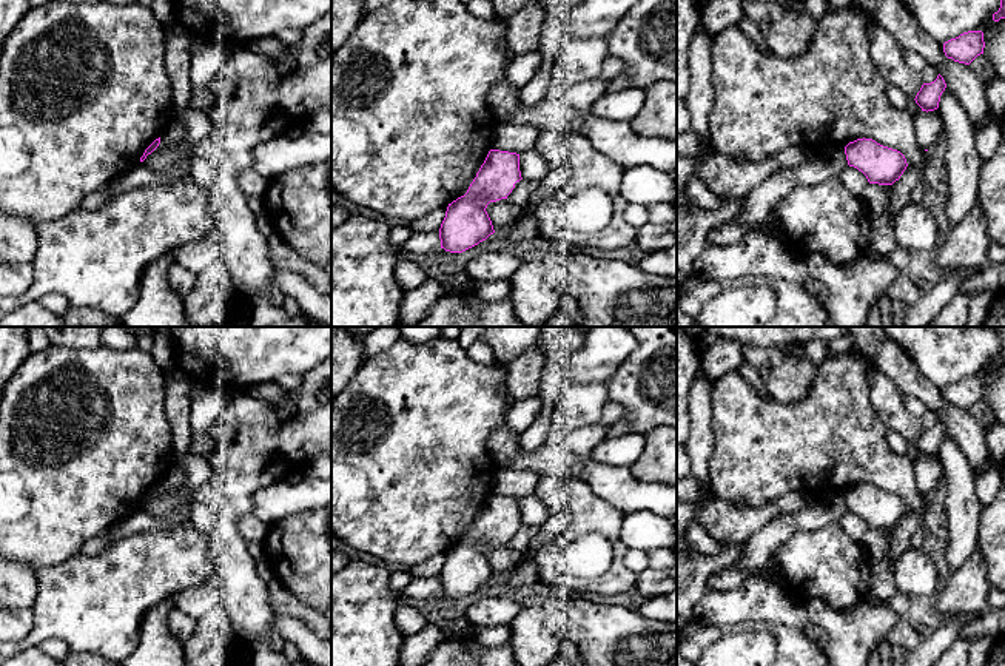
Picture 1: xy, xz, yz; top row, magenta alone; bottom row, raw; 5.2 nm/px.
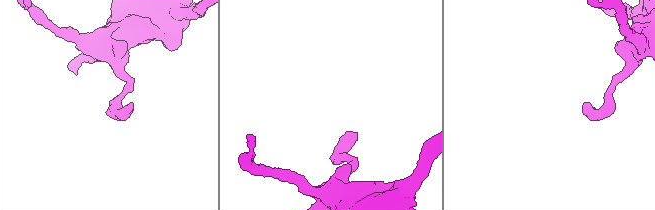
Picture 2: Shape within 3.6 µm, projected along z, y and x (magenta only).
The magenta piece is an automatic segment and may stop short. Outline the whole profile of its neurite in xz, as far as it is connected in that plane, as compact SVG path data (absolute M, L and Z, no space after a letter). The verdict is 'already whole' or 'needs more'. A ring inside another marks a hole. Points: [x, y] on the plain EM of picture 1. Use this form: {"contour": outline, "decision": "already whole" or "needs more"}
{"contour": "M490 495L467 538L449 549L439 574L441 594L462 598L493 580L486 553L507 544L521 524L519 500Z", "decision": "already whole"}

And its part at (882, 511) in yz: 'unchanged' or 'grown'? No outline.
unchanged

